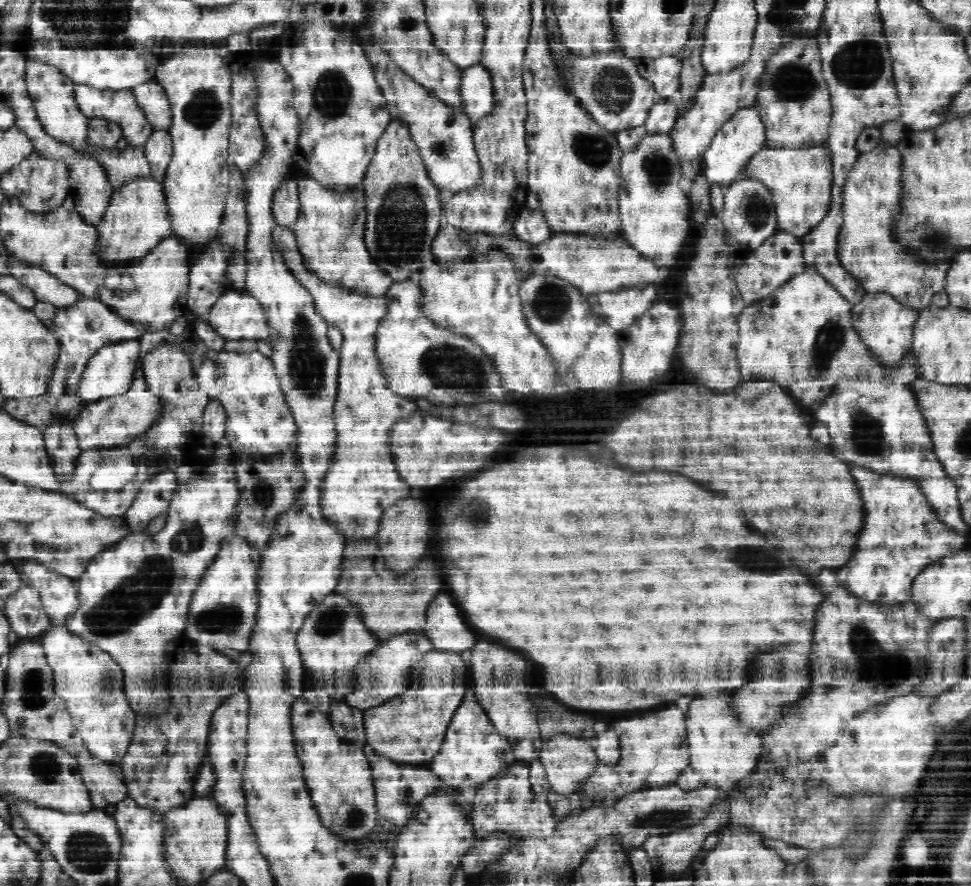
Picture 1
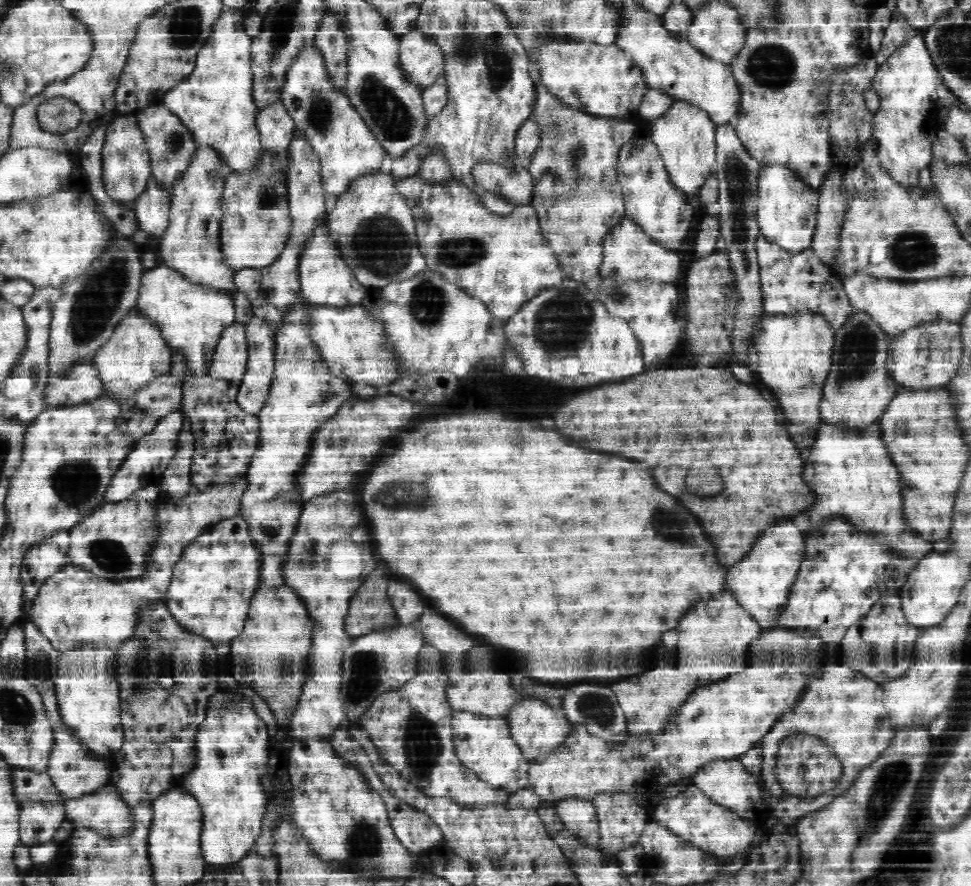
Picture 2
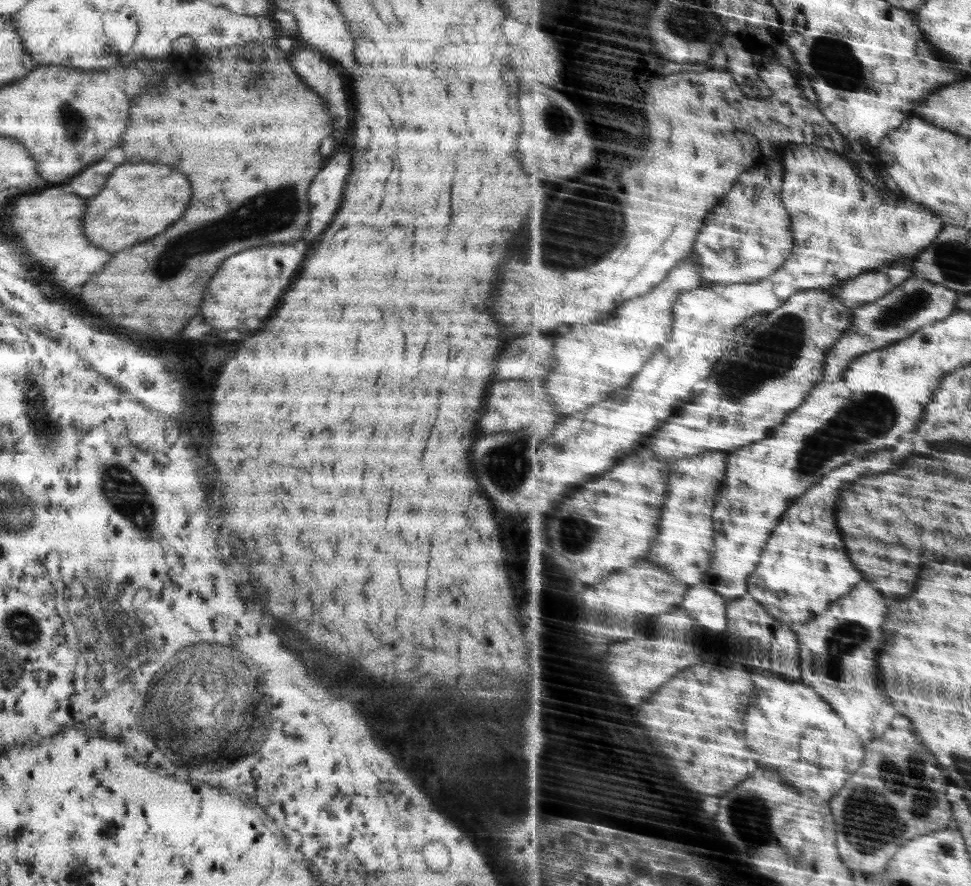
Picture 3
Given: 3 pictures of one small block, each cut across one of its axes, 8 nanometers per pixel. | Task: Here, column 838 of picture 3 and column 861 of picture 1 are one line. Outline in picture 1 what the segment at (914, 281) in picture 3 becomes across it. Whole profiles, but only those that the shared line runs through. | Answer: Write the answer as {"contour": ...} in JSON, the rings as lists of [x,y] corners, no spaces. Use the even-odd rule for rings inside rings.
{"contour":[[[811,268],[806,270],[806,272],[802,272],[802,274],[798,276],[794,276],[792,280],[783,284],[778,291],[774,291],[770,296],[763,298],[762,300],[759,300],[759,302],[751,304],[750,306],[744,307],[738,318],[739,341],[737,344],[738,364],[740,364],[742,380],[772,380],[772,382],[776,383],[778,387],[784,388],[792,398],[796,398],[800,404],[810,406],[810,404],[820,404],[822,400],[826,400],[826,398],[834,392],[836,384],[840,384],[840,382],[862,382],[862,380],[864,380],[872,382],[902,383],[909,386],[910,382],[914,379],[918,379],[916,362],[912,354],[908,354],[904,361],[901,362],[898,367],[894,368],[892,374],[889,374],[887,370],[883,370],[883,368],[878,365],[878,362],[873,360],[871,354],[869,354],[869,351],[865,348],[860,337],[857,335],[857,332],[854,330],[851,308],[852,304],[850,304],[840,292],[836,291],[825,278],[822,278],[822,276],[818,275],[817,272]]]}

